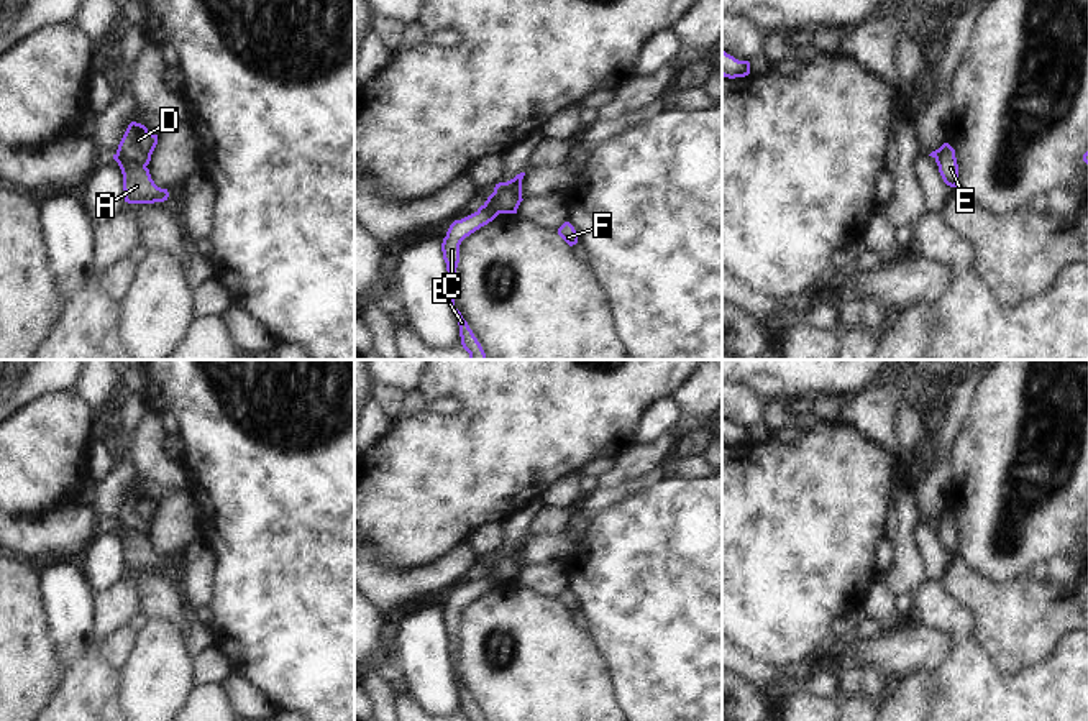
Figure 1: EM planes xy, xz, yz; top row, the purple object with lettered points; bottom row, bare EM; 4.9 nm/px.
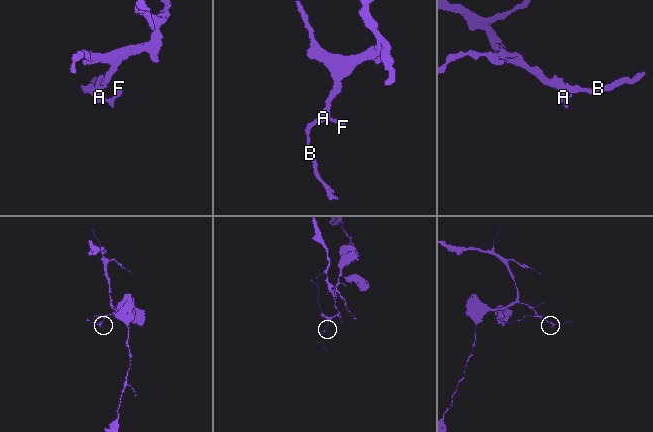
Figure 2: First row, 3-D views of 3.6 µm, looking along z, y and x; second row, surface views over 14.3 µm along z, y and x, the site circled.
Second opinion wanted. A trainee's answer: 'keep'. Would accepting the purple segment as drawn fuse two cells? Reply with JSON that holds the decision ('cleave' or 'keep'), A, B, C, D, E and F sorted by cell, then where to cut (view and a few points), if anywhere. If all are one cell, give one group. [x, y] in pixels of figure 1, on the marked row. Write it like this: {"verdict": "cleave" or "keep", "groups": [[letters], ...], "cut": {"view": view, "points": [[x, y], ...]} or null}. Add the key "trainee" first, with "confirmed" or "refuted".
{"trainee": "refuted", "verdict": "cleave", "groups": [["A", "B", "C", "E", "F"], ["D"]], "cut": {"view": "xy", "points": [[115, 155], [125, 161], [145, 166]]}}

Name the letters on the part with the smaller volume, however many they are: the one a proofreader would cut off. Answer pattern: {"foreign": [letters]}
{"foreign": ["A", "B", "C", "E", "F"]}

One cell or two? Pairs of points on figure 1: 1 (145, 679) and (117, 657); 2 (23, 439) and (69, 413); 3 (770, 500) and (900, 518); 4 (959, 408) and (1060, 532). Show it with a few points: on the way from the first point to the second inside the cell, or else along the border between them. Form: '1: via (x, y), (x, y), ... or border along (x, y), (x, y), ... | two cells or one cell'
1: border along (137, 634), (130, 656), (117, 669) | two cells
2: via (35, 439), (43, 439), (58, 424) | one cell
3: border along (906, 483), (890, 500), (883, 537) | two cells
4: border along (982, 380), (952, 452) | two cells

